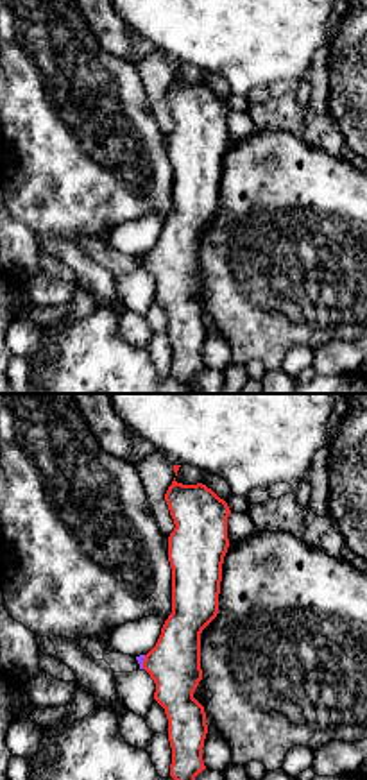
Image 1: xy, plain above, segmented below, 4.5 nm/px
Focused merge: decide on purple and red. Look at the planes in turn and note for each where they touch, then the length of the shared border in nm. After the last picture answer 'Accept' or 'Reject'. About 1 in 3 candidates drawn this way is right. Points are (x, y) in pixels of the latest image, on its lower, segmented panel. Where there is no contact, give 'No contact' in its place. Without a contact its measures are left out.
Touches purple at (142, 662). Shared border 70 nm

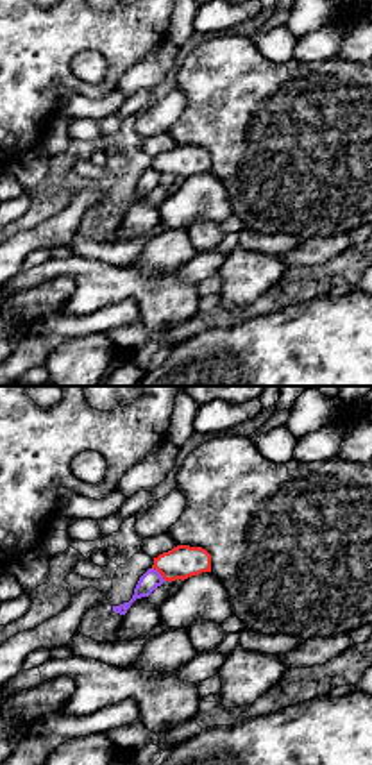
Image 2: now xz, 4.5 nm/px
Touches purple at (160, 574). Shared border 90 nm

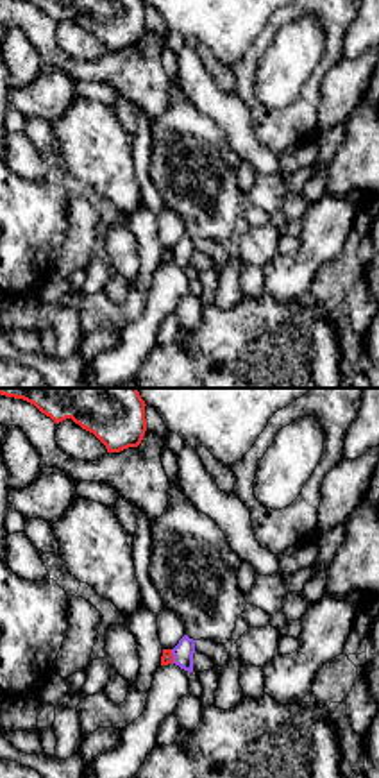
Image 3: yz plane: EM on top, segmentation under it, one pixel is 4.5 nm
Touches purple at (174, 657). Shared border 70 nm

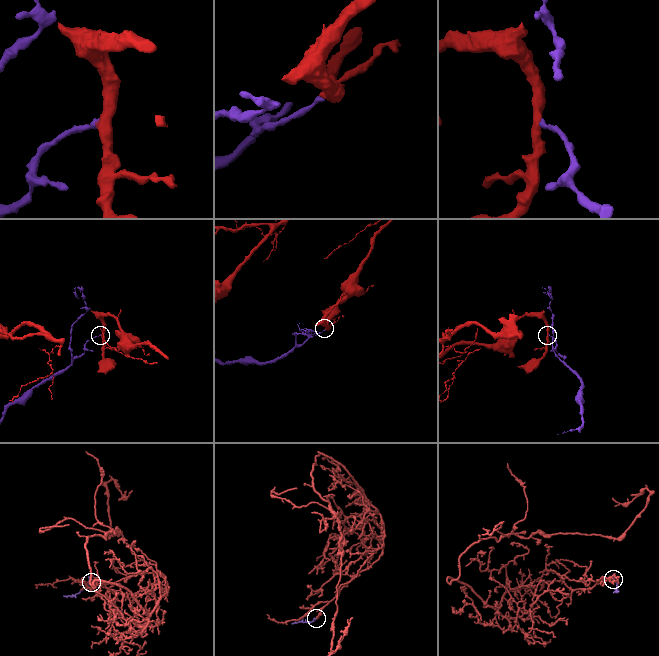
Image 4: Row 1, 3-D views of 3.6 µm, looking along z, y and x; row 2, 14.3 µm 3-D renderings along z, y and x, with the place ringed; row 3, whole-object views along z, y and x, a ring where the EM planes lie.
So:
Reject

